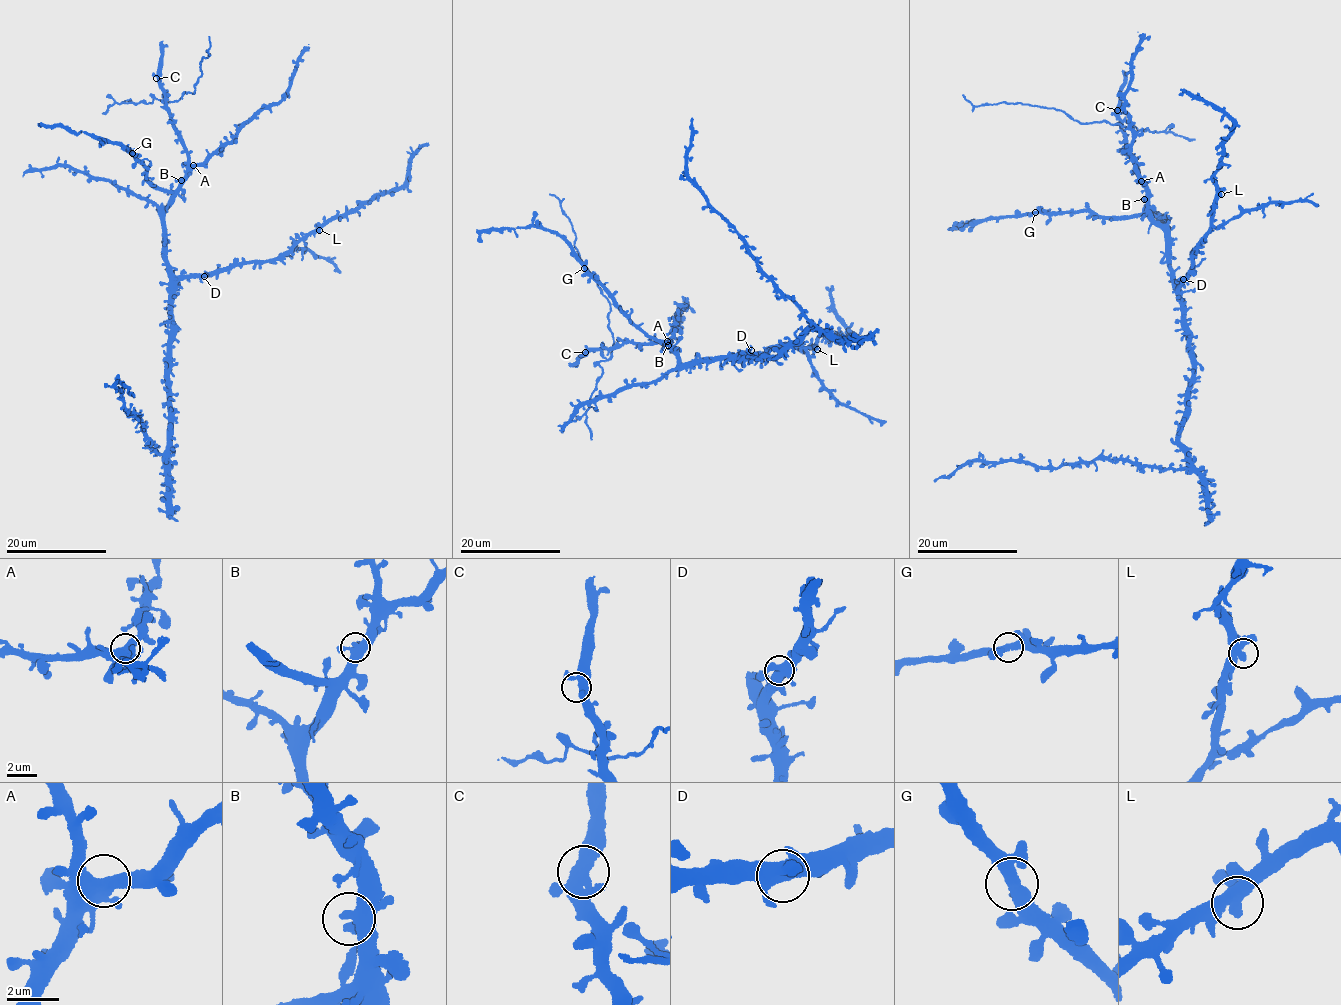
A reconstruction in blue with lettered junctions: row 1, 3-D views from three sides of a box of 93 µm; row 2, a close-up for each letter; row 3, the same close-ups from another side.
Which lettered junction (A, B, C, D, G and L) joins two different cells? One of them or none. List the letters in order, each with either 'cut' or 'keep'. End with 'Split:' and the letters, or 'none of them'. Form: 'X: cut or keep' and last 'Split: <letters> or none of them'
A: keep
B: keep
C: keep
D: keep
G: keep
L: keep
Split: none of them

